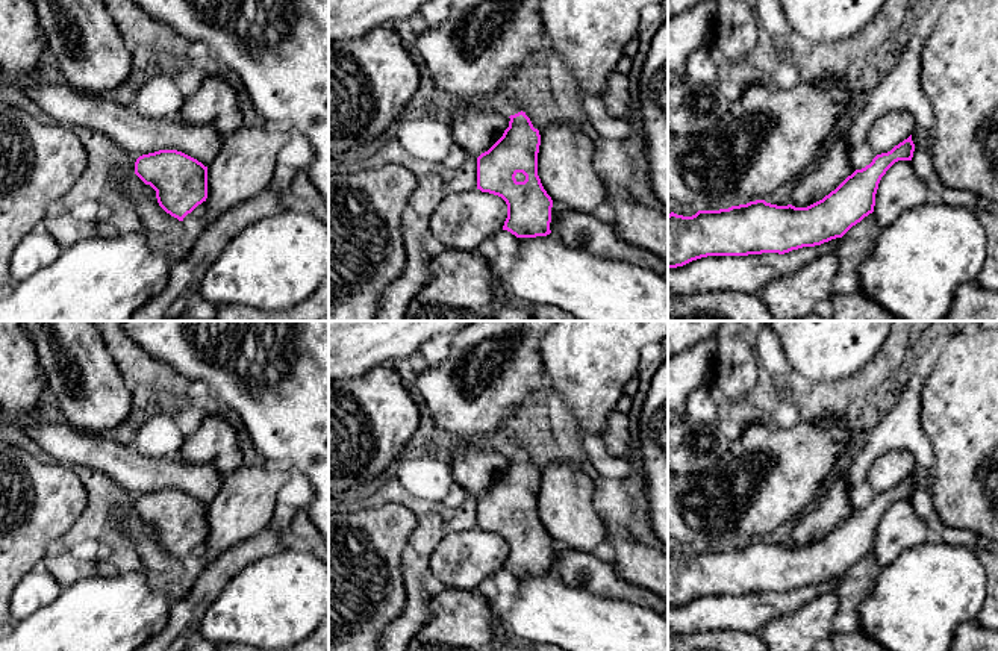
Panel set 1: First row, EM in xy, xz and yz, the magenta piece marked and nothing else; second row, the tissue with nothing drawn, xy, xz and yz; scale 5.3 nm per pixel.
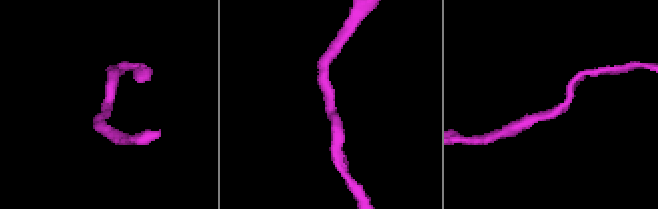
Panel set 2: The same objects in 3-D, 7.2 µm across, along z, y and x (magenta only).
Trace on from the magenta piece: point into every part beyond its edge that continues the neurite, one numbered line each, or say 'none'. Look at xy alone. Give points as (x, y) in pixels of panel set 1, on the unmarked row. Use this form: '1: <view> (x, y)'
none

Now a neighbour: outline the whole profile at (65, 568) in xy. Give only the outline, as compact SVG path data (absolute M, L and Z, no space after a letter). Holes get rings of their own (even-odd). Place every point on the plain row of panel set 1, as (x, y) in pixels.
M71 551L45 557L45 568L62 589L79 580L98 575L97 560L77 559Z

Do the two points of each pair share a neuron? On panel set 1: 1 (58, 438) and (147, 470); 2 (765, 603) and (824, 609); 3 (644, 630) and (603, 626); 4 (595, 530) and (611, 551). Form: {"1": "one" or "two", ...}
{"1": "one", "2": "two", "3": "one", "4": "two"}

